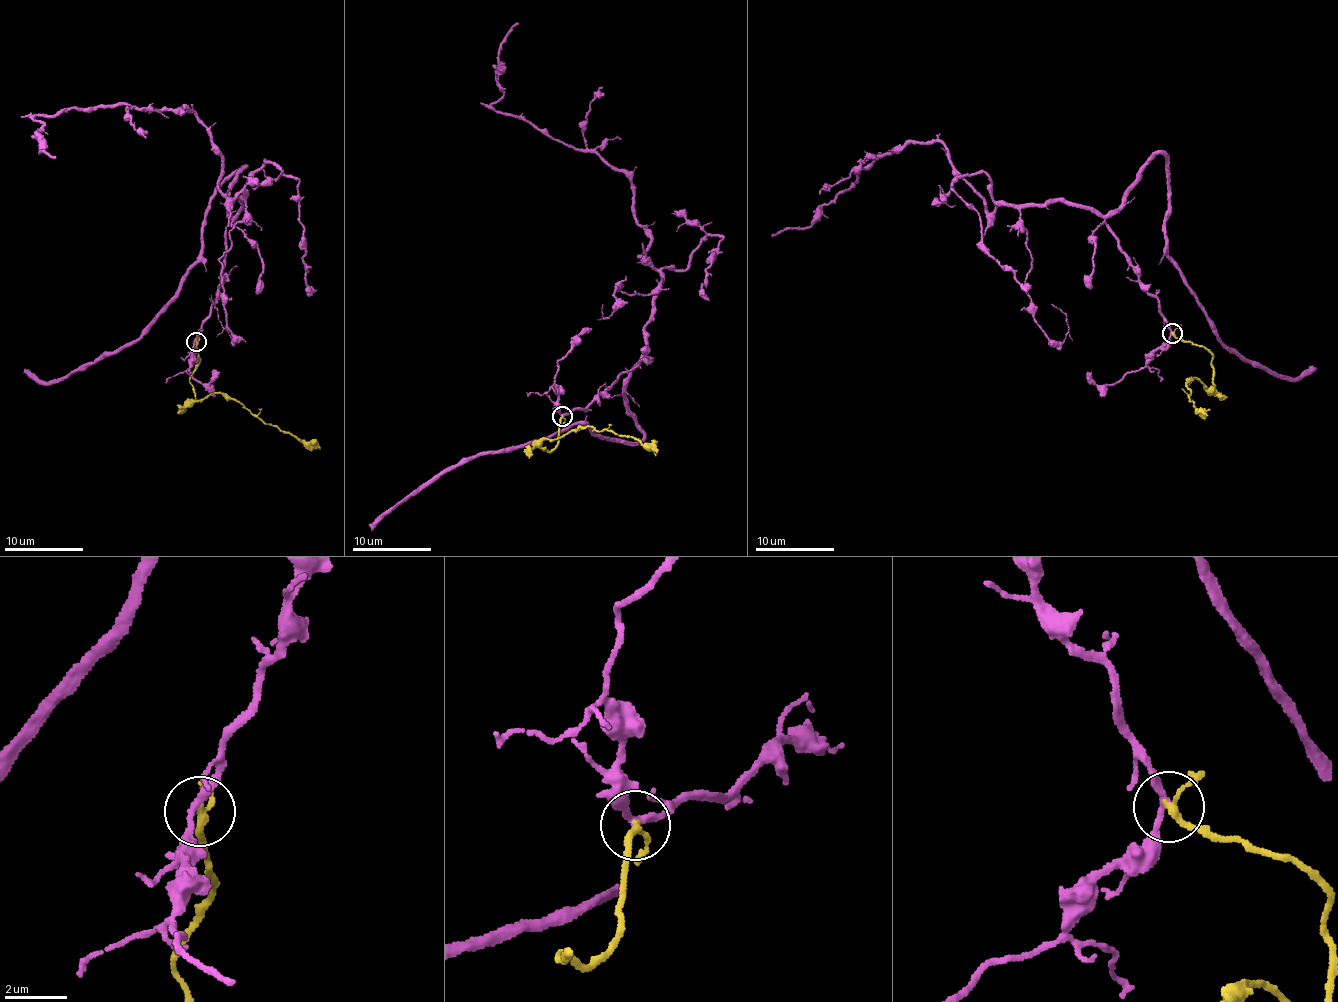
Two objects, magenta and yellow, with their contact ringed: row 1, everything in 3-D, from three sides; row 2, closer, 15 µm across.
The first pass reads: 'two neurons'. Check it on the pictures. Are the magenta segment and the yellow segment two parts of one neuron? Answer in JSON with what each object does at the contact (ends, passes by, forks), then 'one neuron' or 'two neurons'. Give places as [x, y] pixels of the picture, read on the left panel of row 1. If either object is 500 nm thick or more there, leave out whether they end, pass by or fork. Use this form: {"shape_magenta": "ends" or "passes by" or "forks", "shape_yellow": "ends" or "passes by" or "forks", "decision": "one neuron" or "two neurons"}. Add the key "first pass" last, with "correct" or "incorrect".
{"shape_magenta": "passes by", "shape_yellow": "passes by", "decision": "one neuron", "first pass": "incorrect"}

